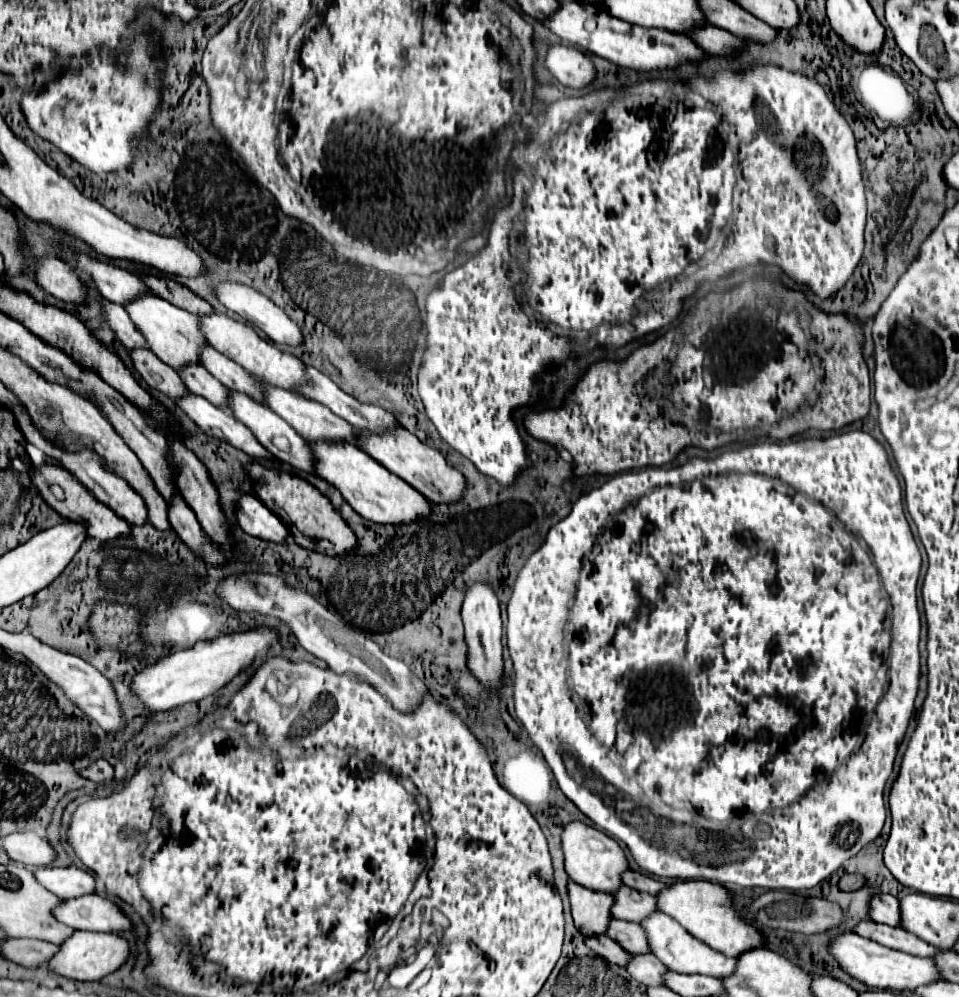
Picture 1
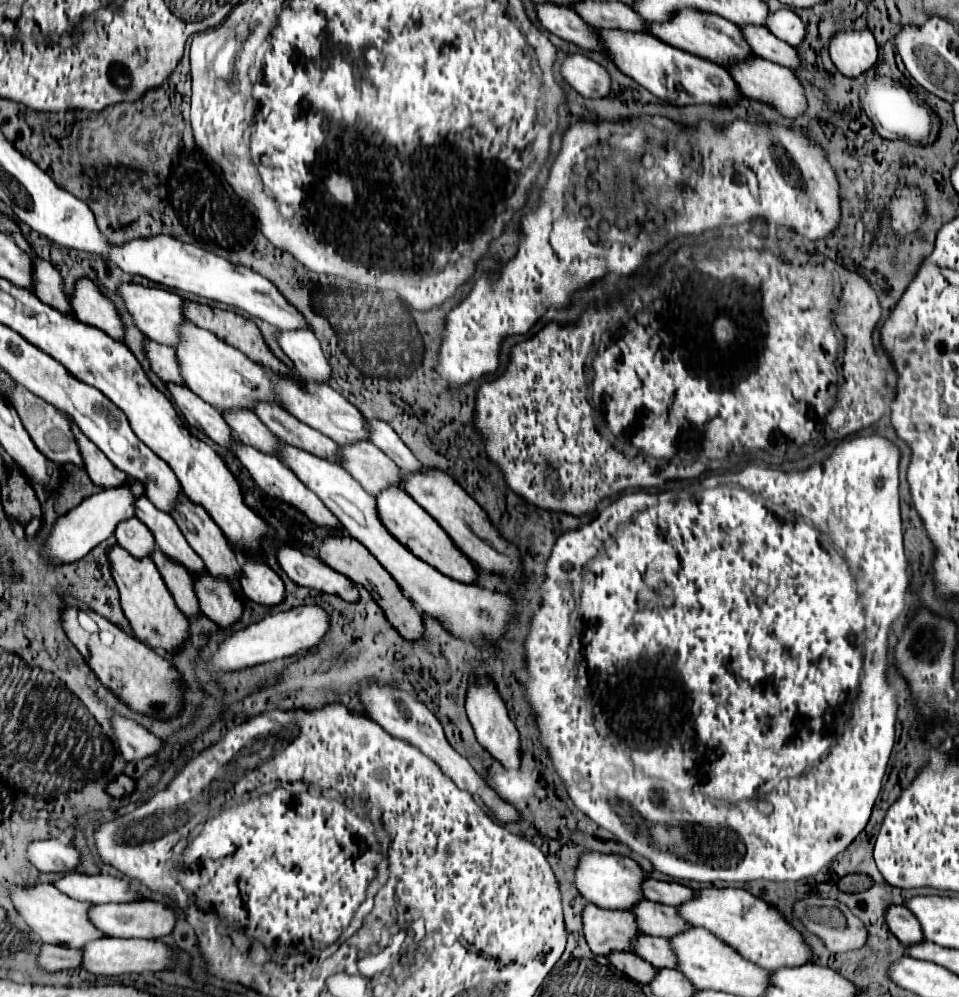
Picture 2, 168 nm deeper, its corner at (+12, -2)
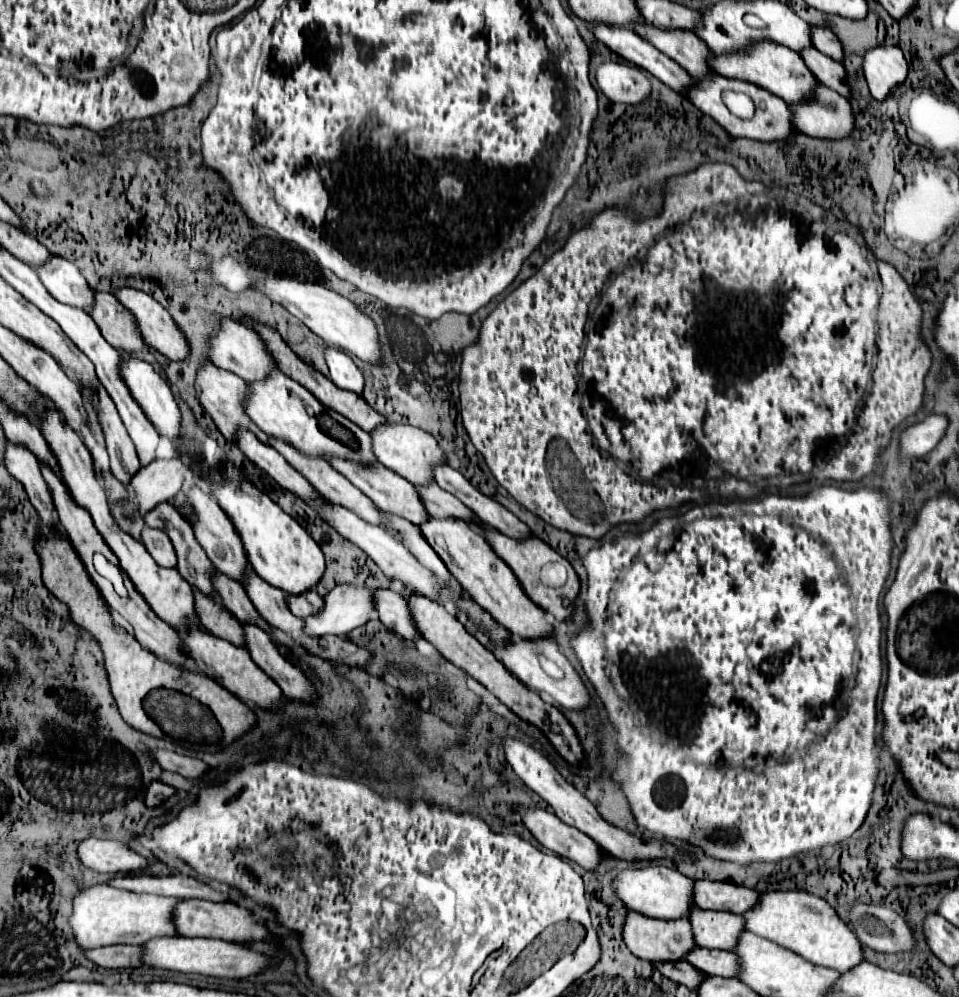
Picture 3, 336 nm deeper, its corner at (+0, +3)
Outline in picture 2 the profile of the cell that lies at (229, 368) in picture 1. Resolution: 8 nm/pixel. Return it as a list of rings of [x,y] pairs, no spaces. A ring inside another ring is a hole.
[[[259,403],[253,407],[253,413],[283,441],[289,441],[289,445],[297,445],[297,449],[305,449],[317,457],[325,457],[333,461],[333,449],[337,449],[337,443],[325,437],[323,433],[317,433],[309,425],[297,421],[291,413],[285,409],[279,409],[275,405]]]

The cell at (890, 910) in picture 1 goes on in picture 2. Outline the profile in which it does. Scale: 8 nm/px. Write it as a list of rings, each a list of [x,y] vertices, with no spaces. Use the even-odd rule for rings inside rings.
[[[893,905],[887,909],[887,925],[891,933],[903,943],[903,945],[917,945],[917,941],[923,941],[925,935],[921,933],[921,923],[905,905]]]

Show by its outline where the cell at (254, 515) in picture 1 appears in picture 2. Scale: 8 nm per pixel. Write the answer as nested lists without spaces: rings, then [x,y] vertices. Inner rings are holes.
[[[277,547],[277,557],[283,571],[303,587],[313,587],[323,593],[333,593],[343,597],[343,601],[359,601],[359,589],[353,587],[351,579],[329,569],[329,565],[321,563],[319,557],[307,553],[303,555],[299,549]]]

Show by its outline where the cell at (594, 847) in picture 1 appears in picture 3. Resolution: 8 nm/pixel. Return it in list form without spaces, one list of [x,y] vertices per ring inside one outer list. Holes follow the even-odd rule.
[[[649,864],[645,868],[627,868],[619,872],[613,878],[613,892],[617,898],[625,902],[629,910],[641,912],[651,918],[661,918],[661,920],[677,920],[683,918],[689,908],[693,908],[691,896],[693,896],[693,880],[677,872],[675,868],[667,868],[663,864]]]

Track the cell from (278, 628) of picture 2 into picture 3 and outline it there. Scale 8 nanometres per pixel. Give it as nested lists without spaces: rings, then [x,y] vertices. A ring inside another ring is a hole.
[[[335,586],[325,598],[323,598],[325,606],[313,614],[303,618],[303,634],[307,638],[323,638],[323,636],[345,636],[349,634],[353,628],[363,626],[367,622],[369,612],[373,612],[373,594],[369,588],[365,586]]]

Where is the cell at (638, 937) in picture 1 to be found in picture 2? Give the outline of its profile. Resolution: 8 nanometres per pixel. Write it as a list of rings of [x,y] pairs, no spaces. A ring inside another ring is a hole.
[[[643,935],[635,941],[635,953],[659,969],[677,969],[677,957],[673,957],[673,949],[669,949],[667,939]]]

